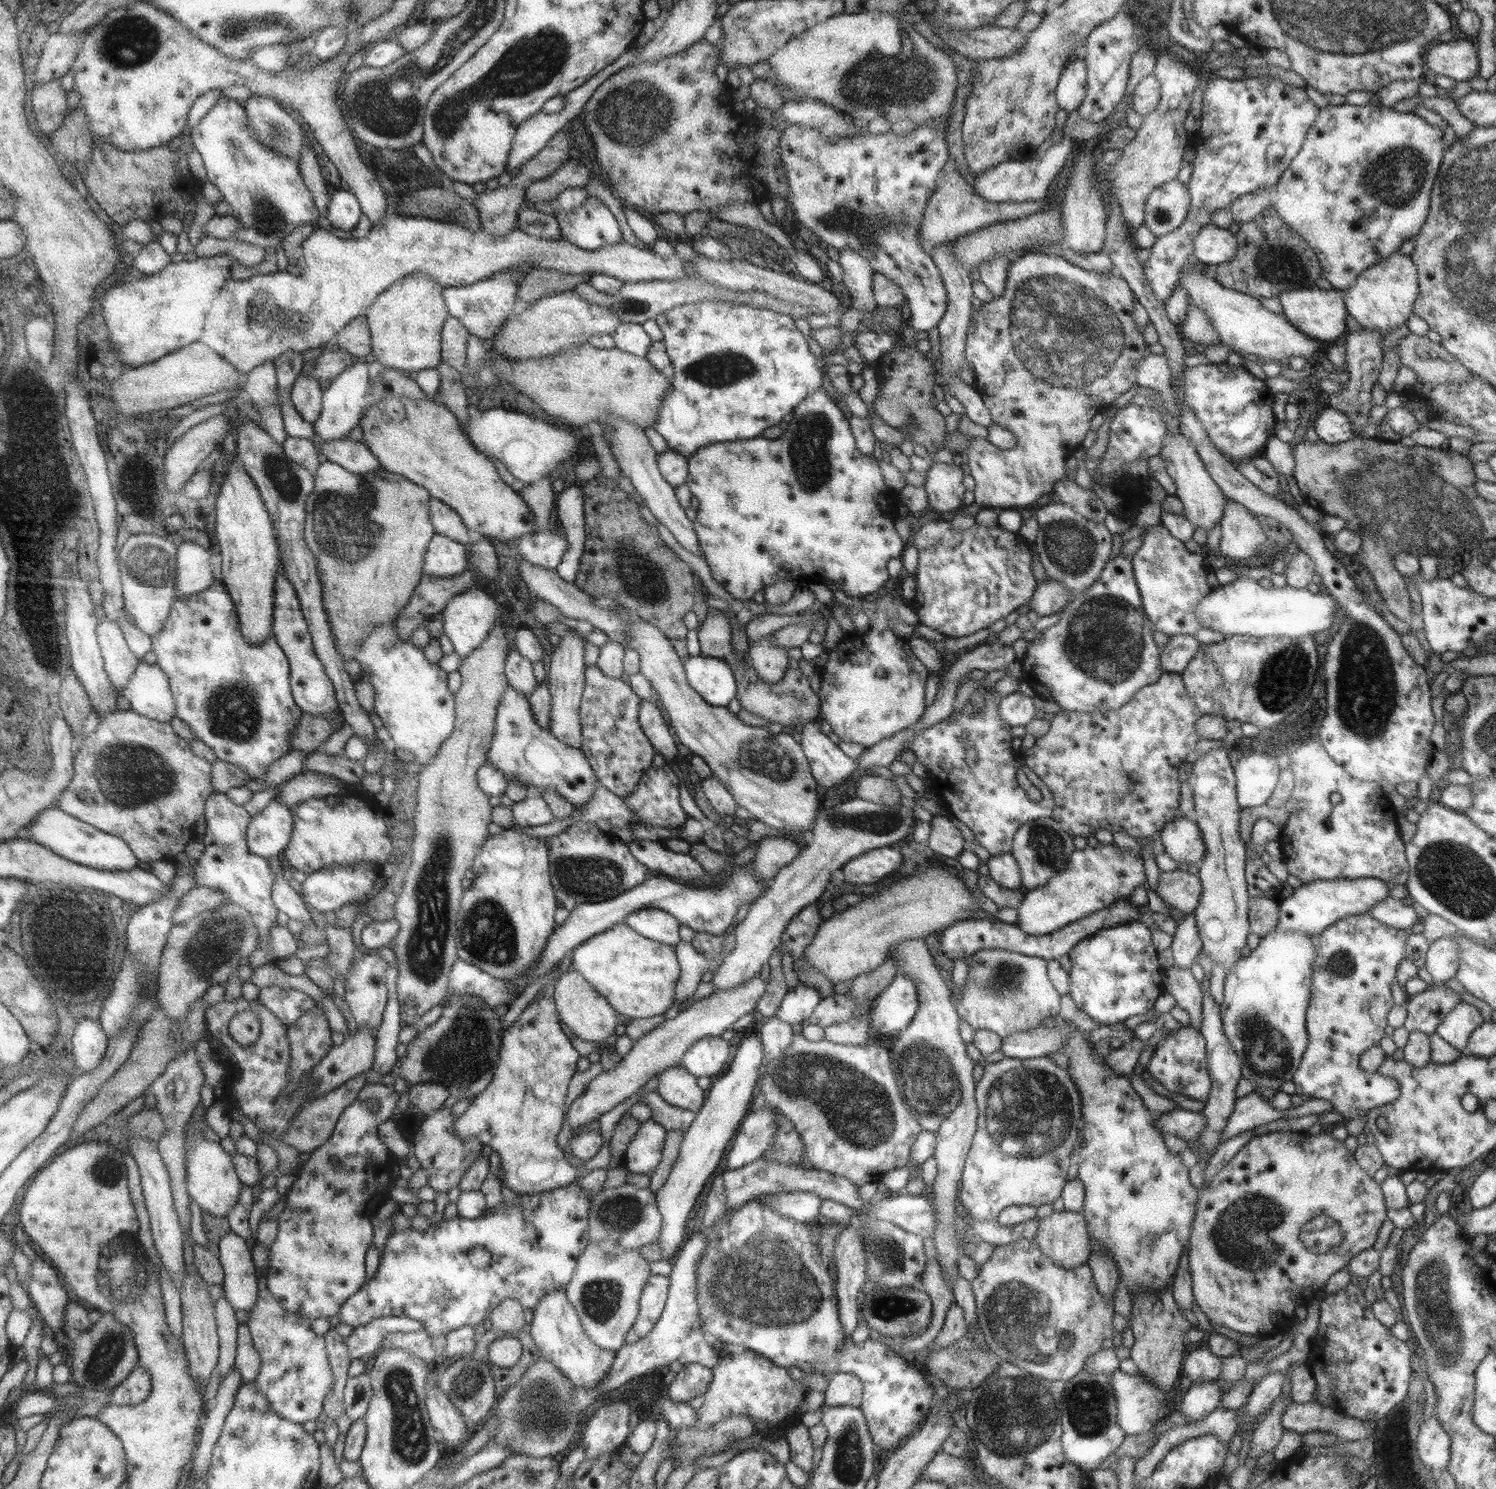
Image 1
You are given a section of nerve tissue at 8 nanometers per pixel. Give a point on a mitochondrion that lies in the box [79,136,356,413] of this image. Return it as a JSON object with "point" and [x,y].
{"point":[286,318]}

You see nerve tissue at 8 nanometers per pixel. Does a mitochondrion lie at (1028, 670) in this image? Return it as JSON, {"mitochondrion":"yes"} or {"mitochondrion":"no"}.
{"mitochondrion":"no"}

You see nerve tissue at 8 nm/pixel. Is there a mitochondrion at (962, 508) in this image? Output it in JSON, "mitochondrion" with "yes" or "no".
{"mitochondrion":"no"}

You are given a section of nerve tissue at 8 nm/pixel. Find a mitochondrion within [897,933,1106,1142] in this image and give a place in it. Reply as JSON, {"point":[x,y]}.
{"point":[933,1083]}

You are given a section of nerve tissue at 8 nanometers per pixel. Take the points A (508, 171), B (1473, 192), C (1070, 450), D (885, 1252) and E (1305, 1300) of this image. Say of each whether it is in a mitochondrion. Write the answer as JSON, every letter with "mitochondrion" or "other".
{"A":"other","B":"mitochondrion","C":"other","D":"mitochondrion","E":"other"}

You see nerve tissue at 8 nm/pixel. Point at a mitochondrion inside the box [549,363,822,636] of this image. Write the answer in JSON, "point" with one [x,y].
{"point":[640,580]}

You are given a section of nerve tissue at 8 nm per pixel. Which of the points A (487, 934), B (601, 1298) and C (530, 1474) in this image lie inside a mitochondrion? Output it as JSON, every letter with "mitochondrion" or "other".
{"A":"mitochondrion","B":"mitochondrion","C":"mitochondrion"}

